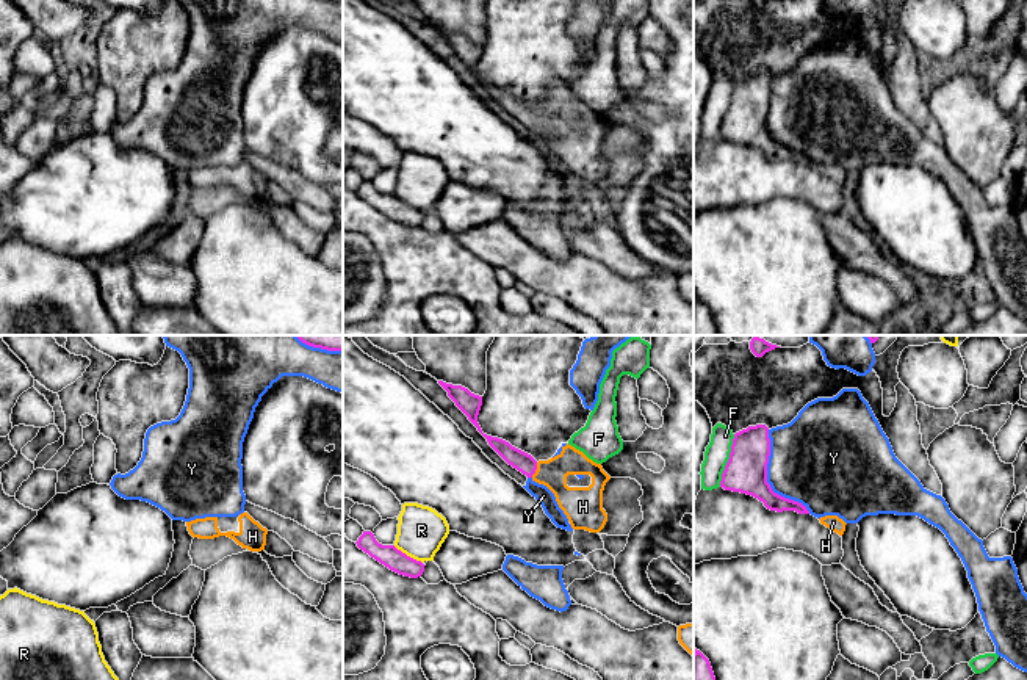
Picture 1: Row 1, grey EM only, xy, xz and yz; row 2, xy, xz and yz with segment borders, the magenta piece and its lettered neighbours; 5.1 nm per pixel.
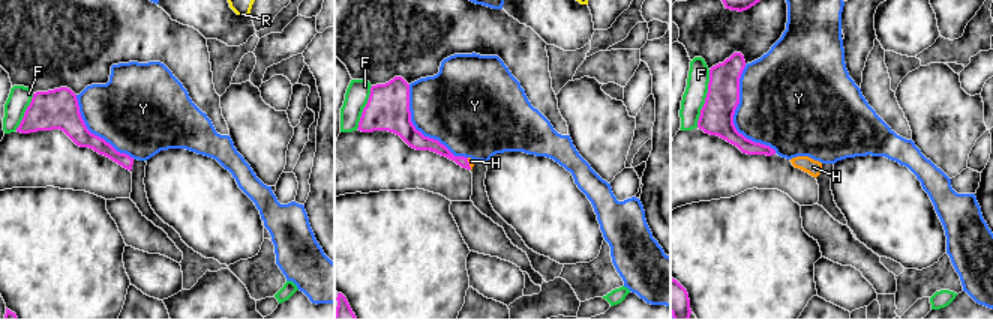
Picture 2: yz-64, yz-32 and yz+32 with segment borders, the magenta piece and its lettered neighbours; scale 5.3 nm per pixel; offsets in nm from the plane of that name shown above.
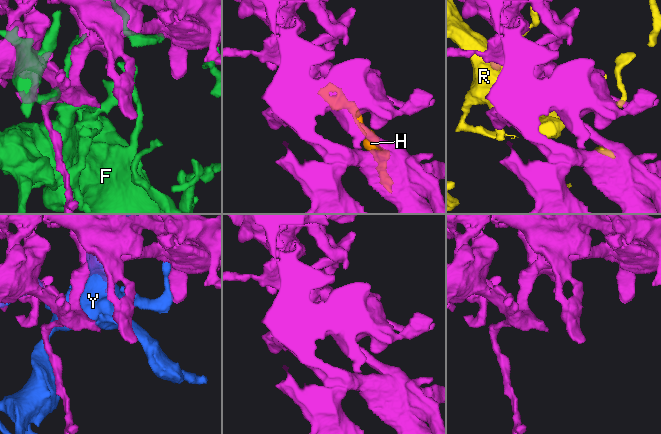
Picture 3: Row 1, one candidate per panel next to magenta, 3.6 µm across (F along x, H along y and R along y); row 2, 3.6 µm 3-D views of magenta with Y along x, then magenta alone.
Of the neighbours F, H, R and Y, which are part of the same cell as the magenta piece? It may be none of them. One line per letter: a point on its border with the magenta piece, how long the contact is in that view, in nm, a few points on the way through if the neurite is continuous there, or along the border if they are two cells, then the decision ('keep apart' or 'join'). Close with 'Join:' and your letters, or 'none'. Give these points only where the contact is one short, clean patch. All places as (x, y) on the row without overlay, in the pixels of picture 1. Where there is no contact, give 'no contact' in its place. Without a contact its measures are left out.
F: contact yz (728, 110); length 280 nm; keep apart
H: contact xz (536, 118); length 90 nm; way xz (526, 113), (536, 118), (553, 122); join
R: contact xz (406, 204); length 180 nm; keep apart
Y: contact yz (766, 127); length 480 nm; keep apart
Join: H

